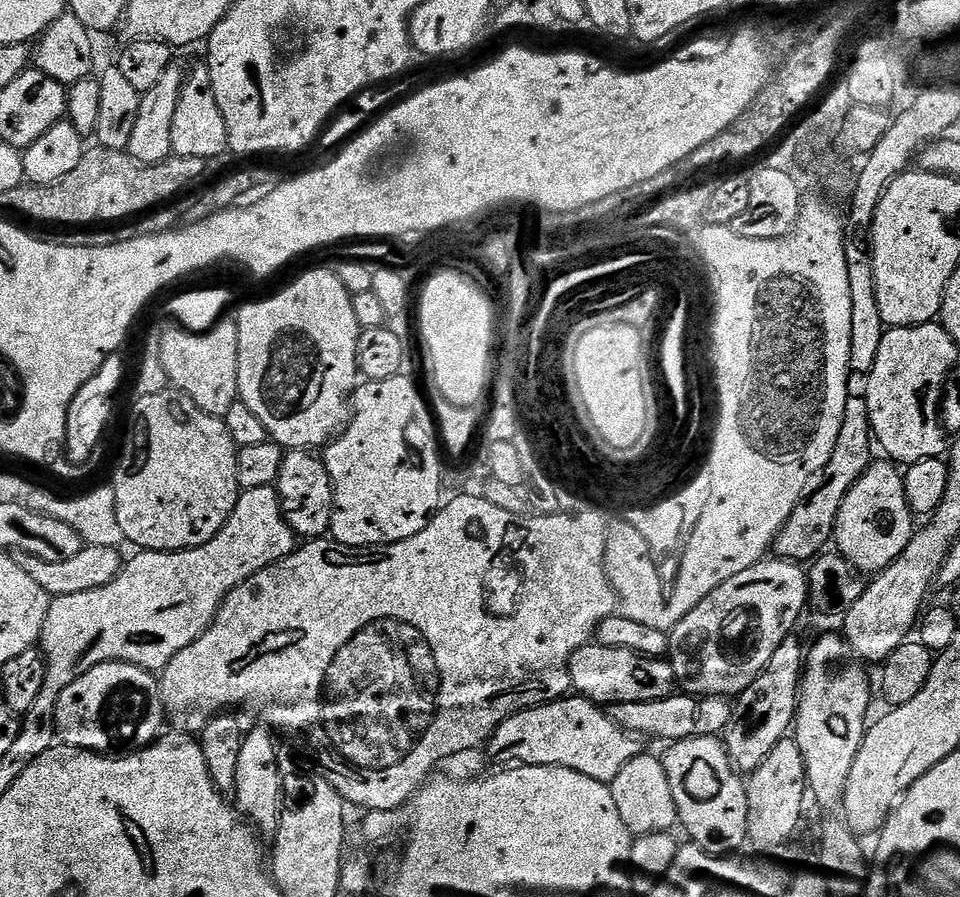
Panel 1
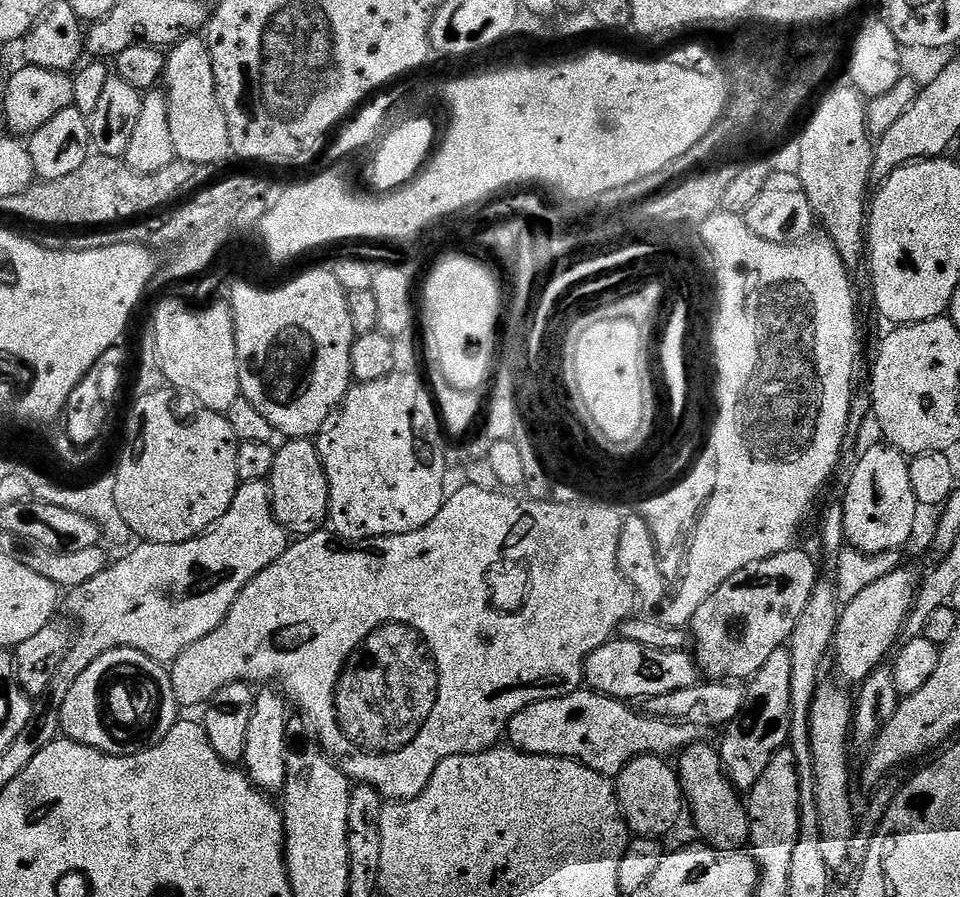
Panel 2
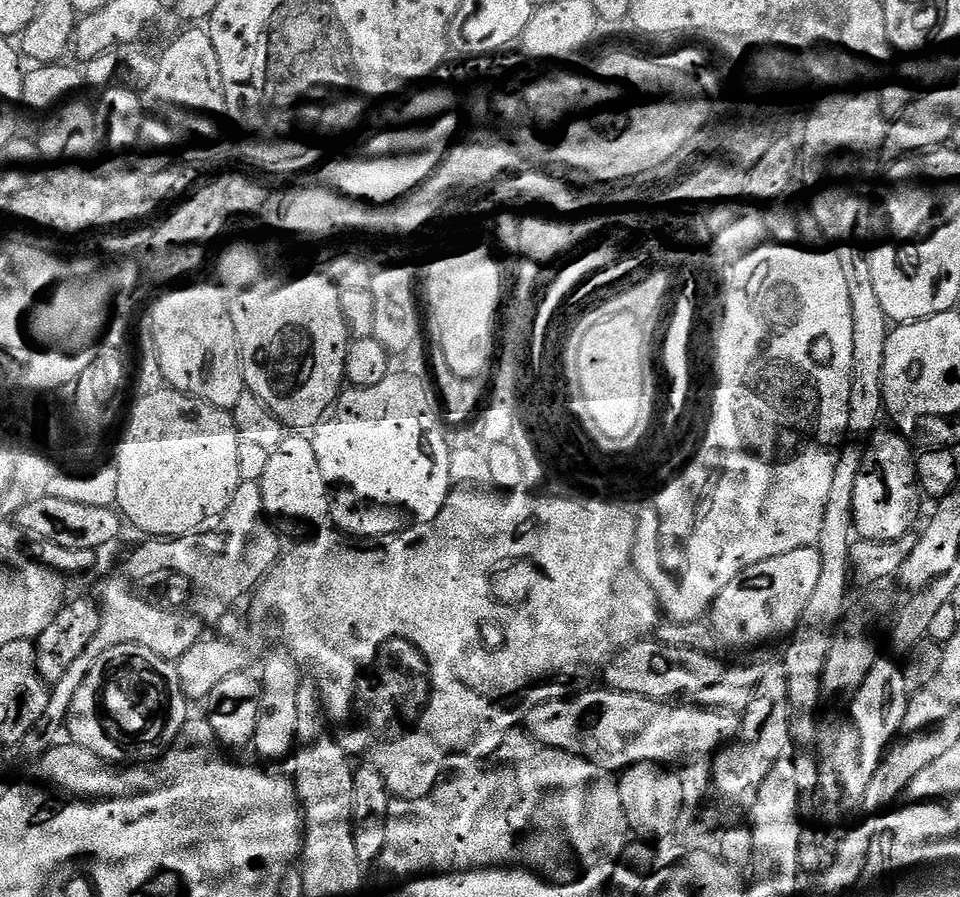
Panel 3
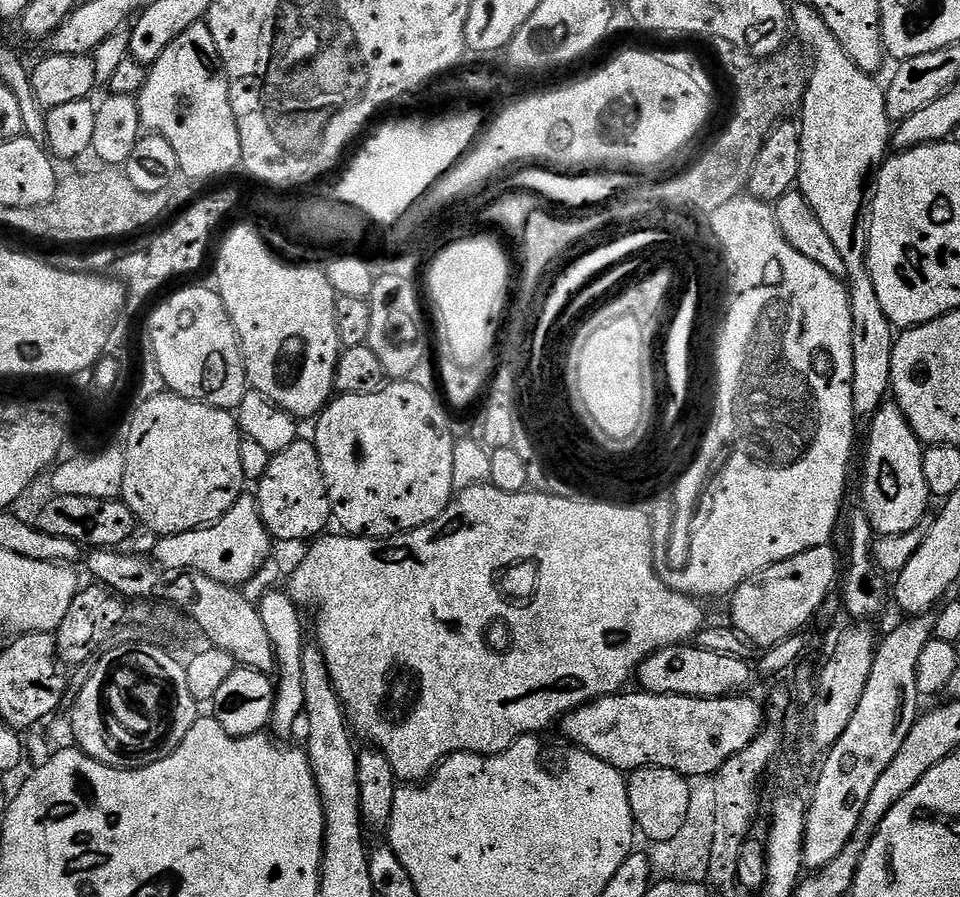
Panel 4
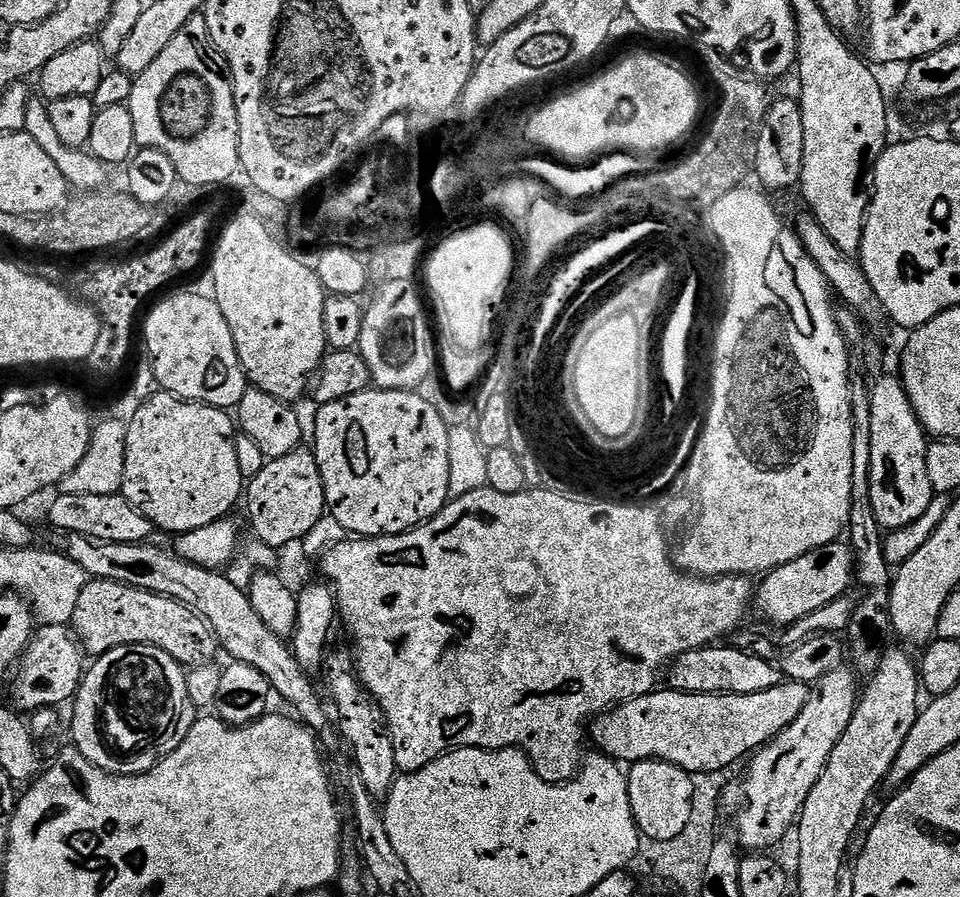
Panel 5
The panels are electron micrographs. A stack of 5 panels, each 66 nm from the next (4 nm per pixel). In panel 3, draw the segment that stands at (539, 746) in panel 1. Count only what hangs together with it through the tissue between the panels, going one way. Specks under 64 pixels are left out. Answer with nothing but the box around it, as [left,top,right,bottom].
[526,687,741,774]

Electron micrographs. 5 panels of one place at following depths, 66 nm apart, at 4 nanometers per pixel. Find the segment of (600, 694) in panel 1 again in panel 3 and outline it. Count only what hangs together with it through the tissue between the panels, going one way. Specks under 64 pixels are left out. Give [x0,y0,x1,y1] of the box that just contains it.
[602,638,726,702]

